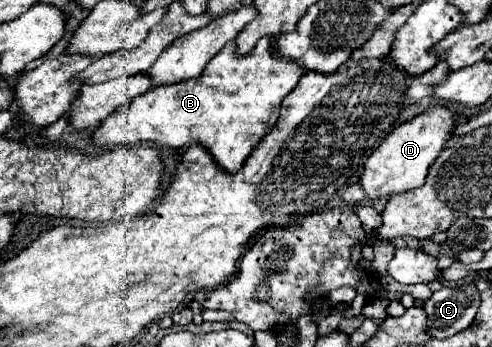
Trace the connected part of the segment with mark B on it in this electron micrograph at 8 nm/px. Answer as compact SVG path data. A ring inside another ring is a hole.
M269 38L259 40L257 46L243 56L235 56L235 44L229 42L219 54L215 54L211 58L211 62L205 66L201 78L185 80L179 84L163 86L163 88L153 88L153 90L137 96L131 104L117 108L113 114L101 122L99 128L95 128L93 142L99 148L133 146L137 142L155 142L161 148L183 150L189 146L189 140L193 140L199 146L207 148L207 152L221 166L221 170L235 174L241 170L247 156L255 148L255 144L271 130L271 124L275 124L275 120L279 118L283 98L295 88L295 84L299 82L301 76L303 76L303 70L297 64L277 62L277 58L273 58L269 54Z

